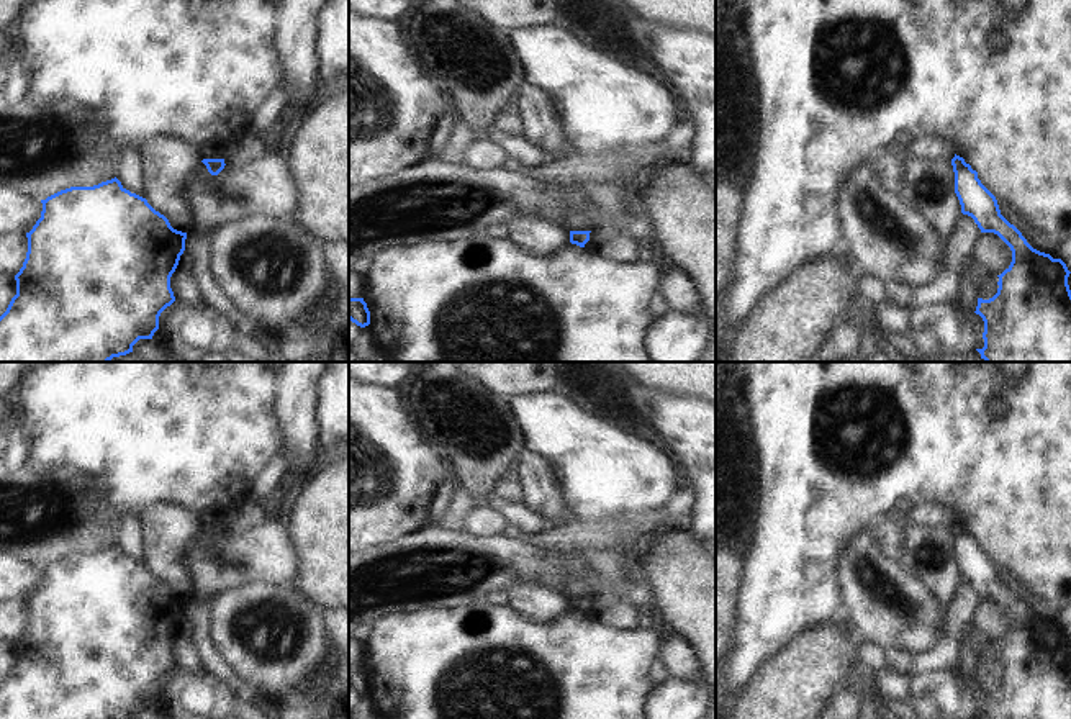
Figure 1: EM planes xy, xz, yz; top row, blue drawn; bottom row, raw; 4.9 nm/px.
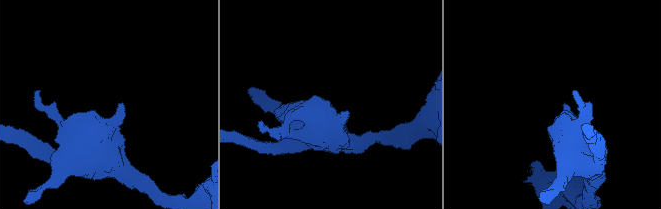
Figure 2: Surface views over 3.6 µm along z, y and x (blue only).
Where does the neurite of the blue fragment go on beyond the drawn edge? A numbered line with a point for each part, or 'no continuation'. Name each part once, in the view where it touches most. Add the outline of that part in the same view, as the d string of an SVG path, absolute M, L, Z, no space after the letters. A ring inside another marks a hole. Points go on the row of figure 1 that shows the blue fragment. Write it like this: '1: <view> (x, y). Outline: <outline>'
no continuation

